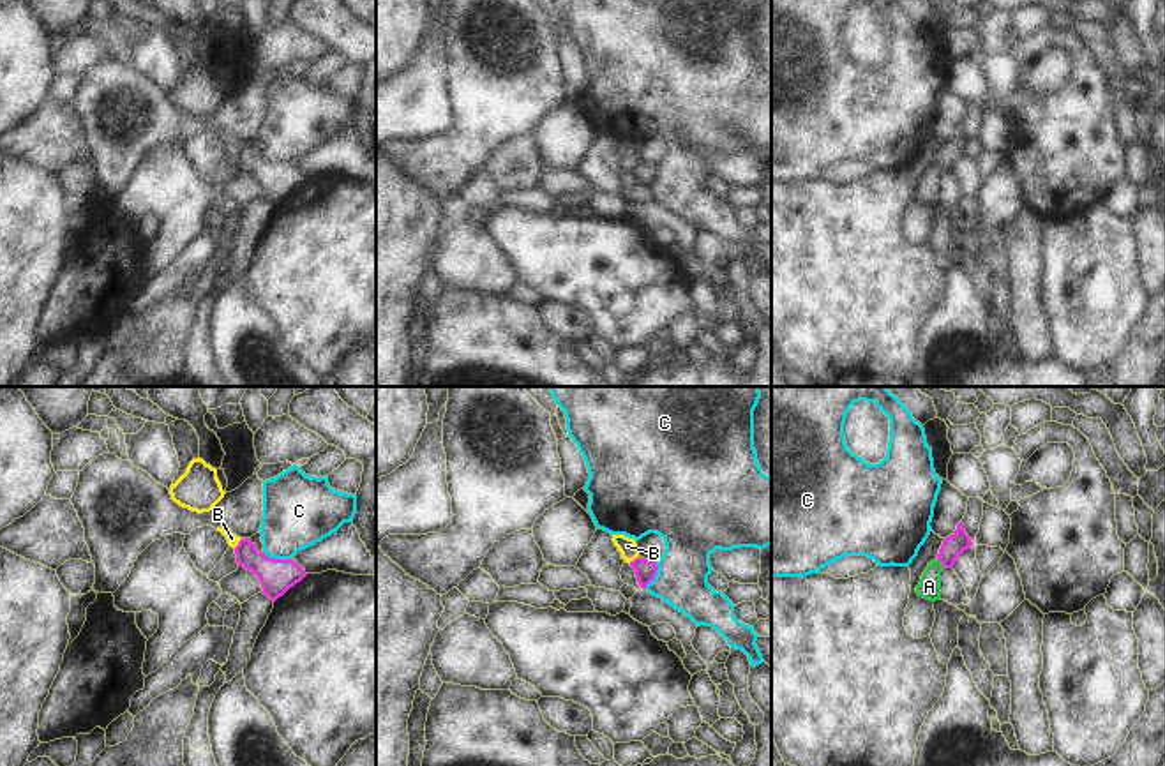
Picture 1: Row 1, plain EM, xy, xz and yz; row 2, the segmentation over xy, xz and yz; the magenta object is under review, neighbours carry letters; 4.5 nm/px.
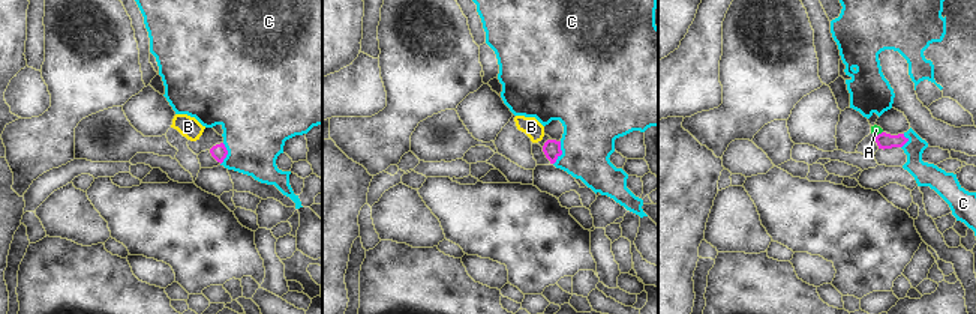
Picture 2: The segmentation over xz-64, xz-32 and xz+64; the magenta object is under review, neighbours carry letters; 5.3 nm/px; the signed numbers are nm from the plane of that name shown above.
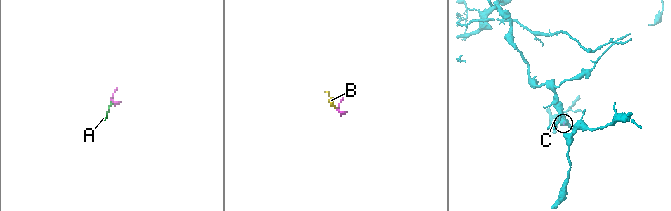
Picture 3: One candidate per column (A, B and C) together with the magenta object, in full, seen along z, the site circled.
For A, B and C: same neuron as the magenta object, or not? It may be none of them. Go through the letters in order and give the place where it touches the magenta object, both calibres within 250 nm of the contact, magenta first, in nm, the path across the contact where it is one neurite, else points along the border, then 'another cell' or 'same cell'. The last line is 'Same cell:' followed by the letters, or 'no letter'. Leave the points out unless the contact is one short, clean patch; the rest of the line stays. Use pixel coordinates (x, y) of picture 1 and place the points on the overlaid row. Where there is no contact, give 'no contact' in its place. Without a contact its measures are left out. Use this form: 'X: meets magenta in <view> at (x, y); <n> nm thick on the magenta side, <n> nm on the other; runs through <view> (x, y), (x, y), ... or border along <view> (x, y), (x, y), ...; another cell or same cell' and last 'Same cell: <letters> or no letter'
A: meets magenta in yz at (941, 562); 100 nm thick on the magenta side, 100 nm on the other; border along yz (938, 558), (945, 567); another cell
B: meets magenta in xz at (636, 558); 100 nm thick on the magenta side, 80 nm on the other; border along xz (639, 556), (629, 562); another cell
C: meets magenta in xy at (278, 560); 160 nm thick on the magenta side, 320 nm on the other; another cell
Same cell: no letter

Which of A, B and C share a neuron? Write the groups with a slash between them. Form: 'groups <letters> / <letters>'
groups A B / C

